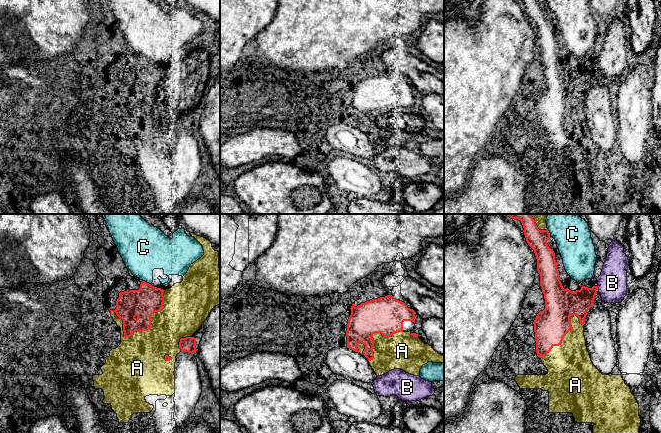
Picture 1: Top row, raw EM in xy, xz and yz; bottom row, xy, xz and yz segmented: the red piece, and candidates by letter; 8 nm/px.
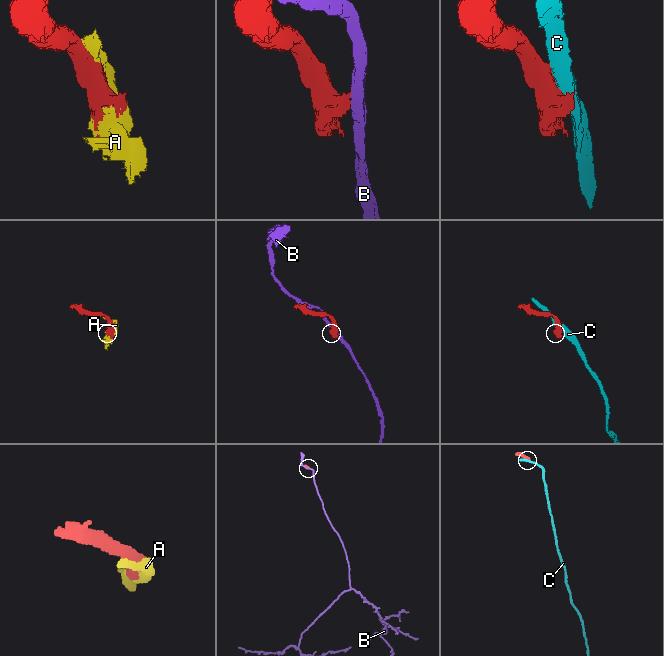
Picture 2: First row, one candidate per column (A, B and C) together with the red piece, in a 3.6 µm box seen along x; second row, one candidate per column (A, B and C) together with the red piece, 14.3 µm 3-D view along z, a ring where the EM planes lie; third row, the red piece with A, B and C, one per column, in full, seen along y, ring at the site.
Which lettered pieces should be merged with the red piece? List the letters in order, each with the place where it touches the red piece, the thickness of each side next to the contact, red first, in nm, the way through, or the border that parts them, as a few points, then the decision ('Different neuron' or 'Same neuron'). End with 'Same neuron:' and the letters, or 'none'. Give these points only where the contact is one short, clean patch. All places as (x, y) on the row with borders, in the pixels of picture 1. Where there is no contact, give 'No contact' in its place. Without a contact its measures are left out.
A: Touches red at xy (150, 320). Thickness 220 nm (red) against 320 nm. Different neuron
B: Touches red at yz (597, 288). Thickness 200 nm (red) against 240 nm. Boundary: yz (597, 286), (598, 289). Different neuron
C: Touches red at xy (146, 282). Thickness 220 nm (red) against 340 nm. Different neuron
Same neuron: none

